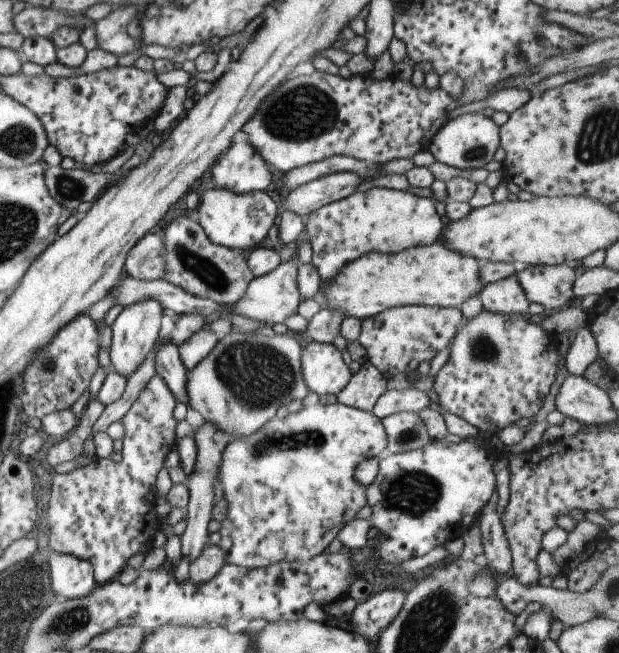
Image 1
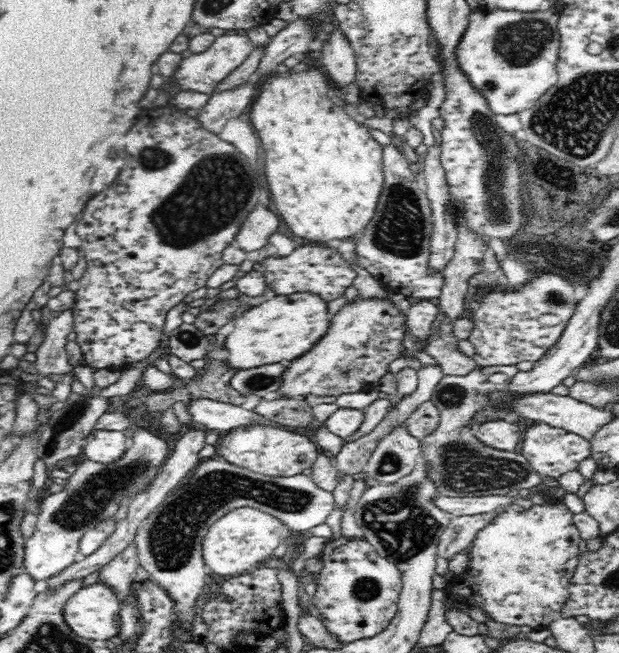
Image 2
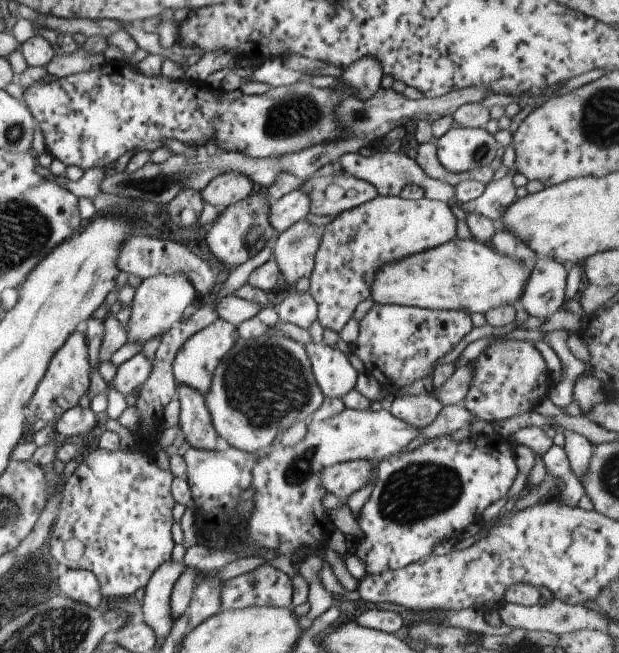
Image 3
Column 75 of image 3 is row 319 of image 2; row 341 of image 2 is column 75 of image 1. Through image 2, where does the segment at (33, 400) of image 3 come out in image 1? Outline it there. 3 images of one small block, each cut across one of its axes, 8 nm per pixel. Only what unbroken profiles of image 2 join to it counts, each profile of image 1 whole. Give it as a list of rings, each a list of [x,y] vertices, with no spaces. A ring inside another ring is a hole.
[[[79,314],[67,322],[47,346],[37,350],[23,370],[20,395],[22,417],[38,418],[59,410],[67,410],[85,392],[91,376],[98,368],[99,334],[86,314]]]

